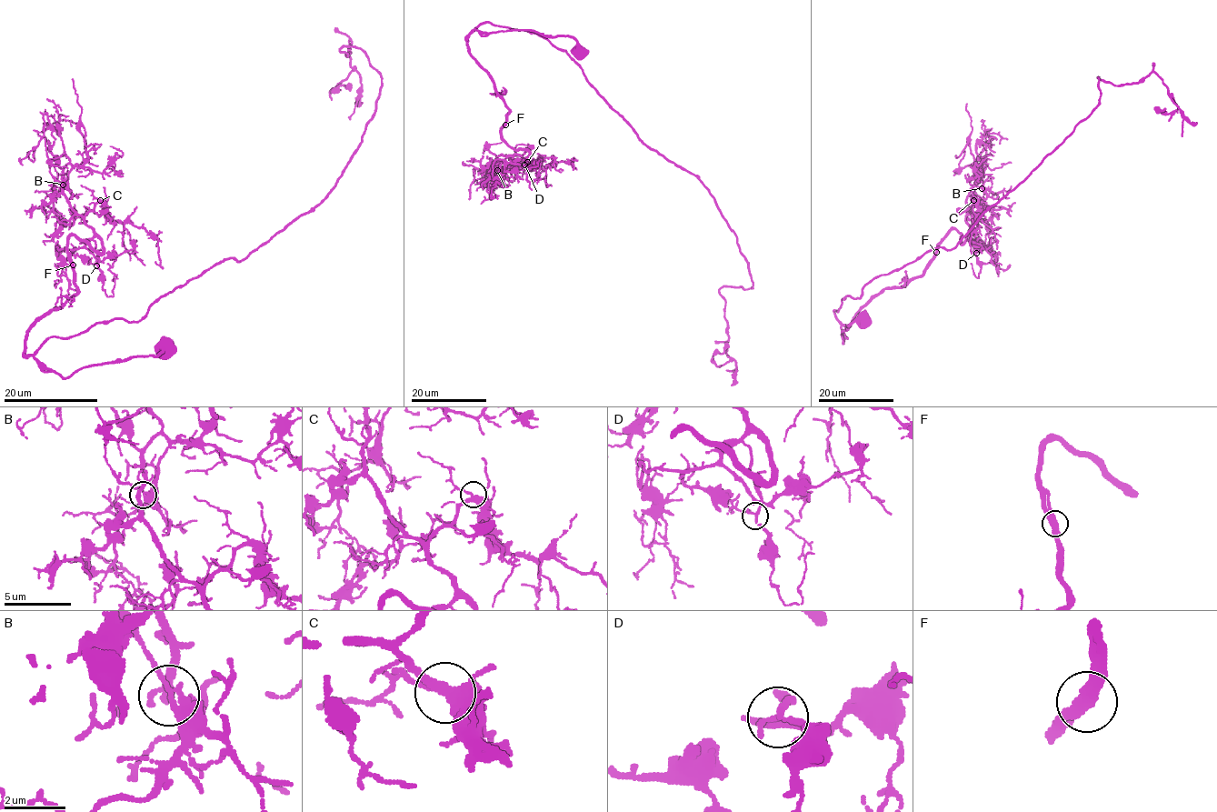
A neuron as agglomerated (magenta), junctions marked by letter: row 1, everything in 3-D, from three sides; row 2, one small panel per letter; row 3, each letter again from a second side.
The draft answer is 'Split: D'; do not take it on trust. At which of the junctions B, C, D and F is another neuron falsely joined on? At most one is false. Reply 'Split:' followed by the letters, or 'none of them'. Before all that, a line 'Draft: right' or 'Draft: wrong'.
Draft: wrong
Split: none of them

